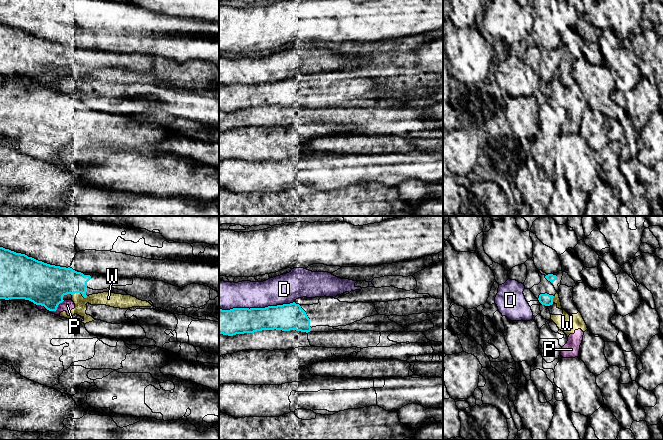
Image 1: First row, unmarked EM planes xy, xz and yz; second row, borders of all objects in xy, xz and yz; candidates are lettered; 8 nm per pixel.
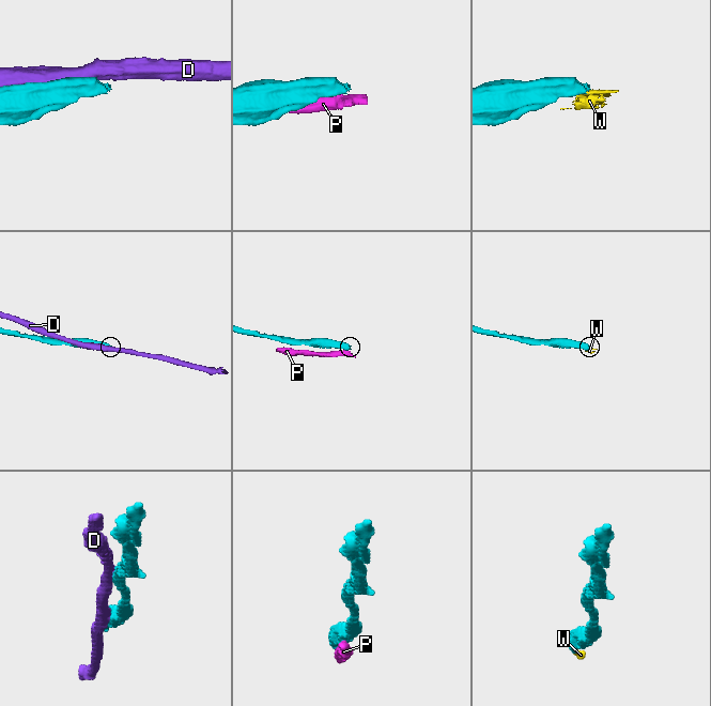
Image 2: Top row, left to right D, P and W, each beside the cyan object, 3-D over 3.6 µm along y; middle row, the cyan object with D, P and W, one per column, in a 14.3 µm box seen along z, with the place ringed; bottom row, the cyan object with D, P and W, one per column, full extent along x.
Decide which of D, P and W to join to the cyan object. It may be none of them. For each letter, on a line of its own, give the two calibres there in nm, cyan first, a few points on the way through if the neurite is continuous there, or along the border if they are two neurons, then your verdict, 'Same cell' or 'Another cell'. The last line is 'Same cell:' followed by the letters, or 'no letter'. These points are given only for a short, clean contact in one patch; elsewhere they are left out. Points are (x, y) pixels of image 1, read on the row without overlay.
D: Thickness 220 nm (cyan) against 240 nm. Another cell
P: Thickness 340 nm (cyan) against 90 nm. Boundary: xy (63, 76), (55, 86), (48, 86), (37, 80). Another cell
W: Thickness 280 nm (cyan) against 110 nm. Another cell
Same cell: no letter

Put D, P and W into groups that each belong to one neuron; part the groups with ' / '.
D / P W

